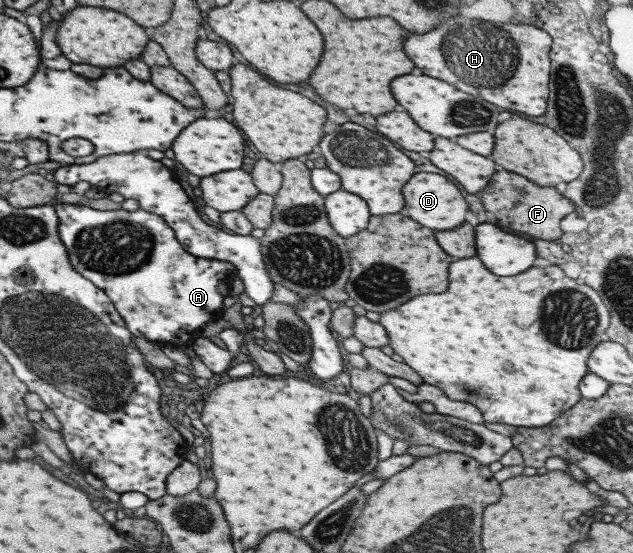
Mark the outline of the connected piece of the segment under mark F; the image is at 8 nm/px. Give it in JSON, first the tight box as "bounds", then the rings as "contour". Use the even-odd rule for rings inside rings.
{"bounds":[480,171,576,241],"contour":[[[496,171],[494,177],[490,177],[490,185],[486,185],[486,189],[480,193],[480,201],[484,205],[488,205],[486,211],[490,211],[496,217],[496,223],[500,227],[506,227],[516,233],[526,233],[530,237],[544,239],[544,241],[558,239],[561,235],[558,223],[565,215],[576,209],[569,199],[556,193],[552,187],[542,189],[542,187],[526,181],[524,177],[518,177],[508,171]],[[486,199],[492,199],[492,201],[486,203]],[[504,201],[508,201],[510,207],[502,207],[502,205],[506,205]]]}

